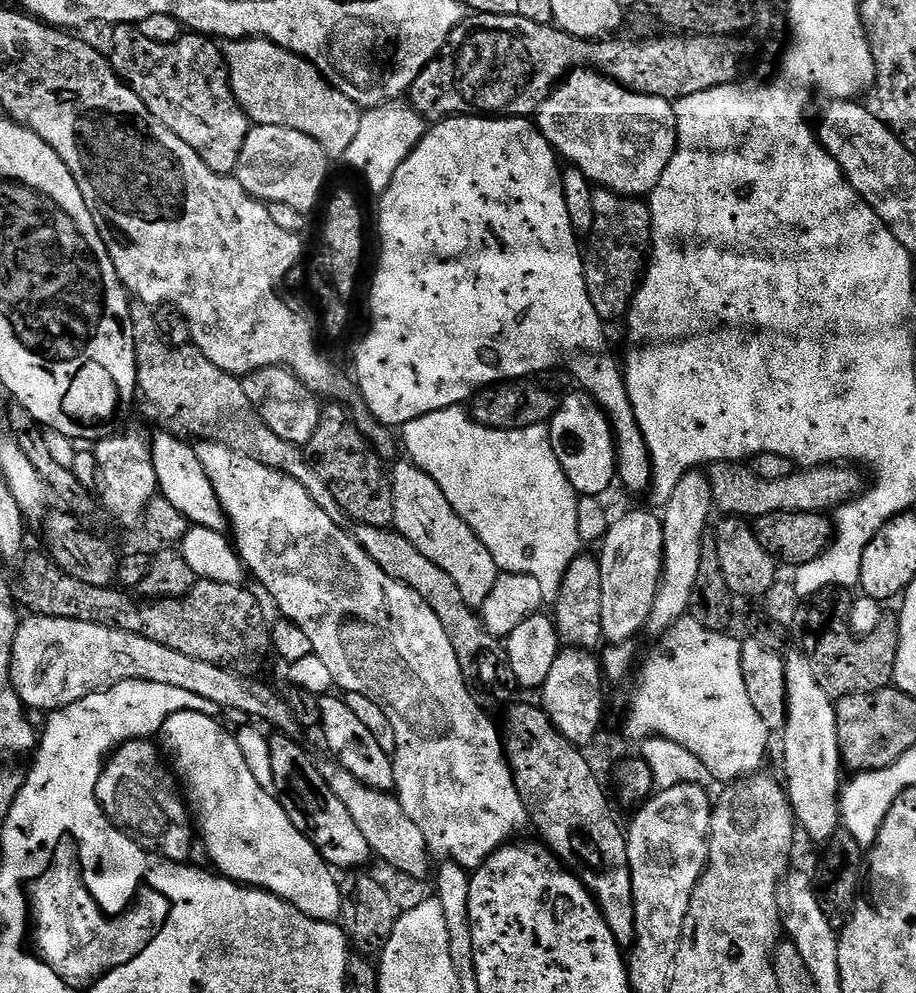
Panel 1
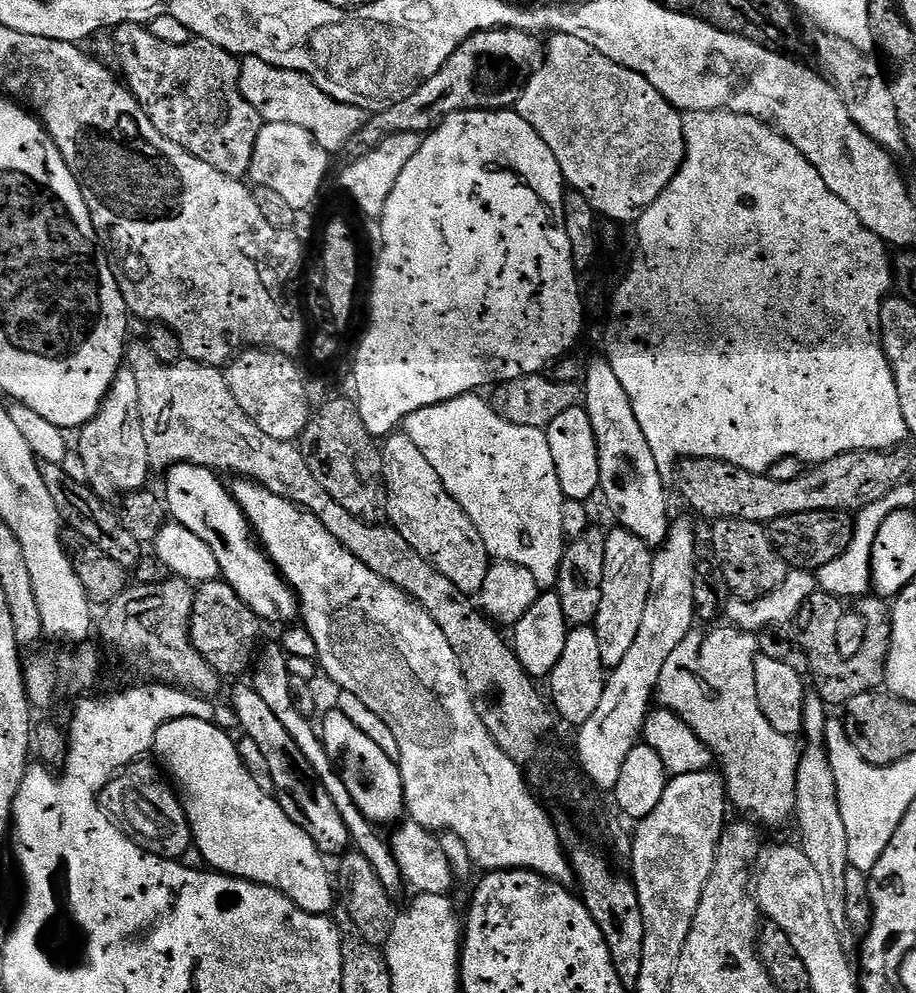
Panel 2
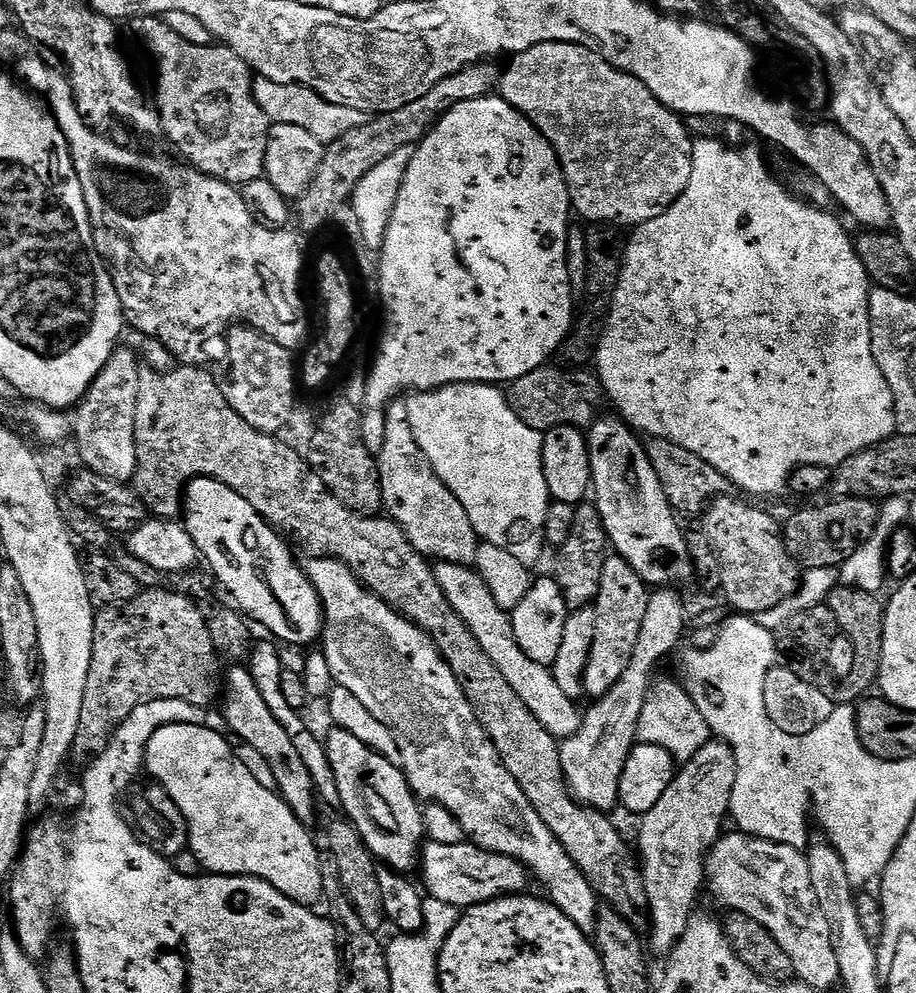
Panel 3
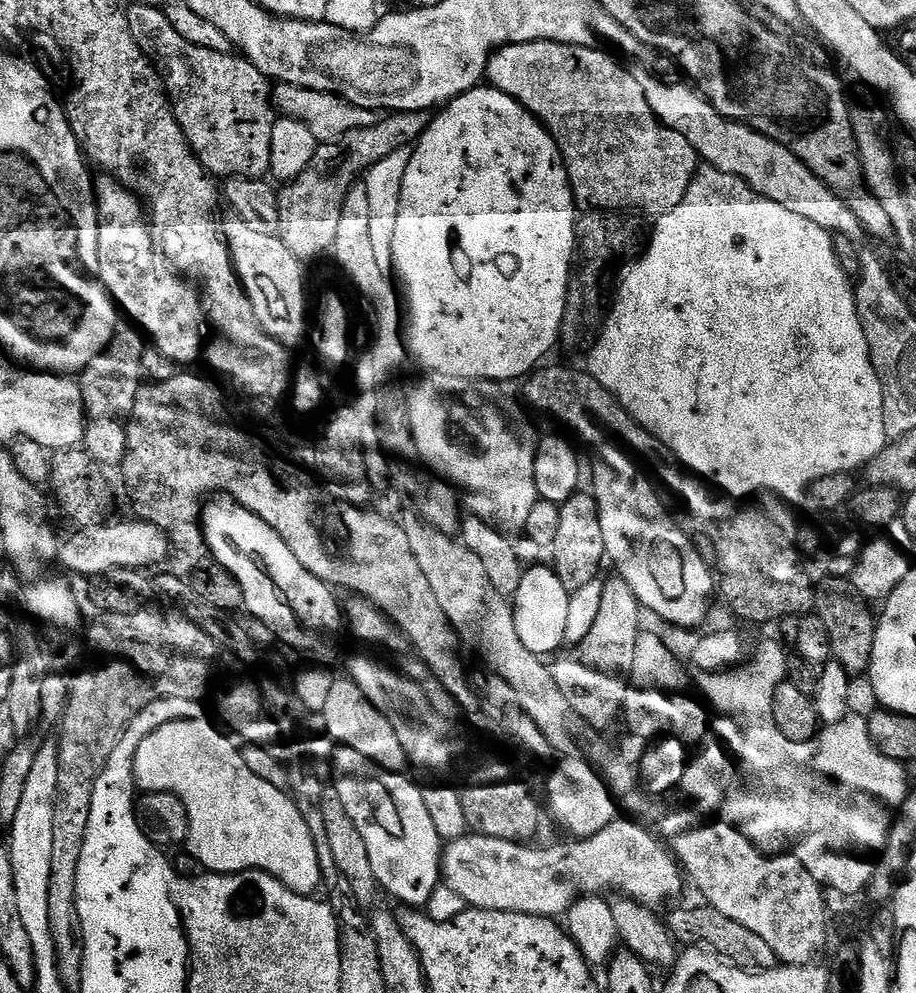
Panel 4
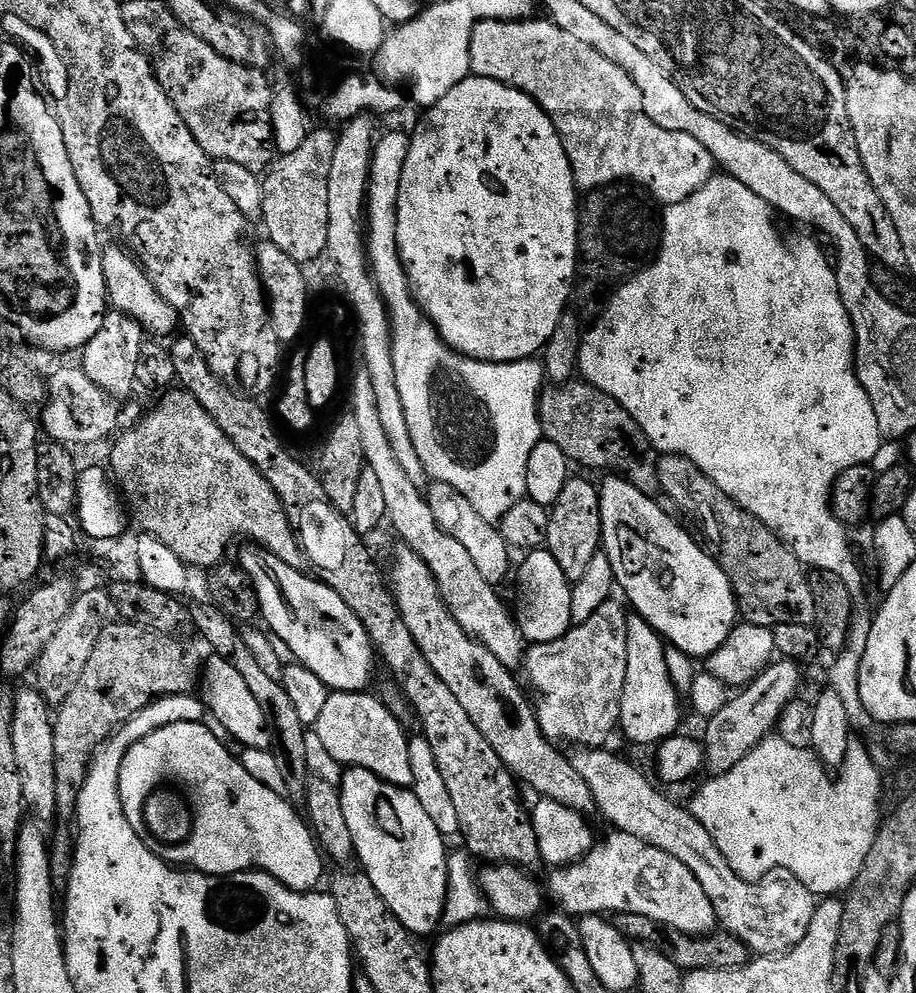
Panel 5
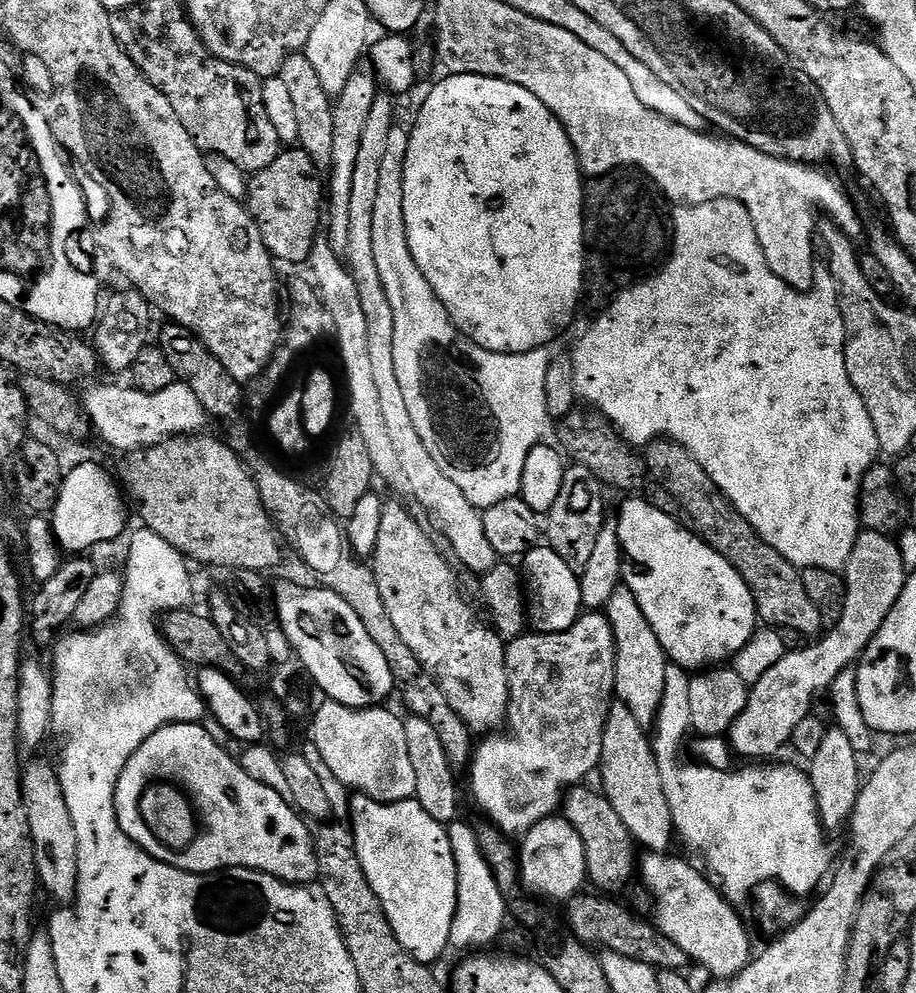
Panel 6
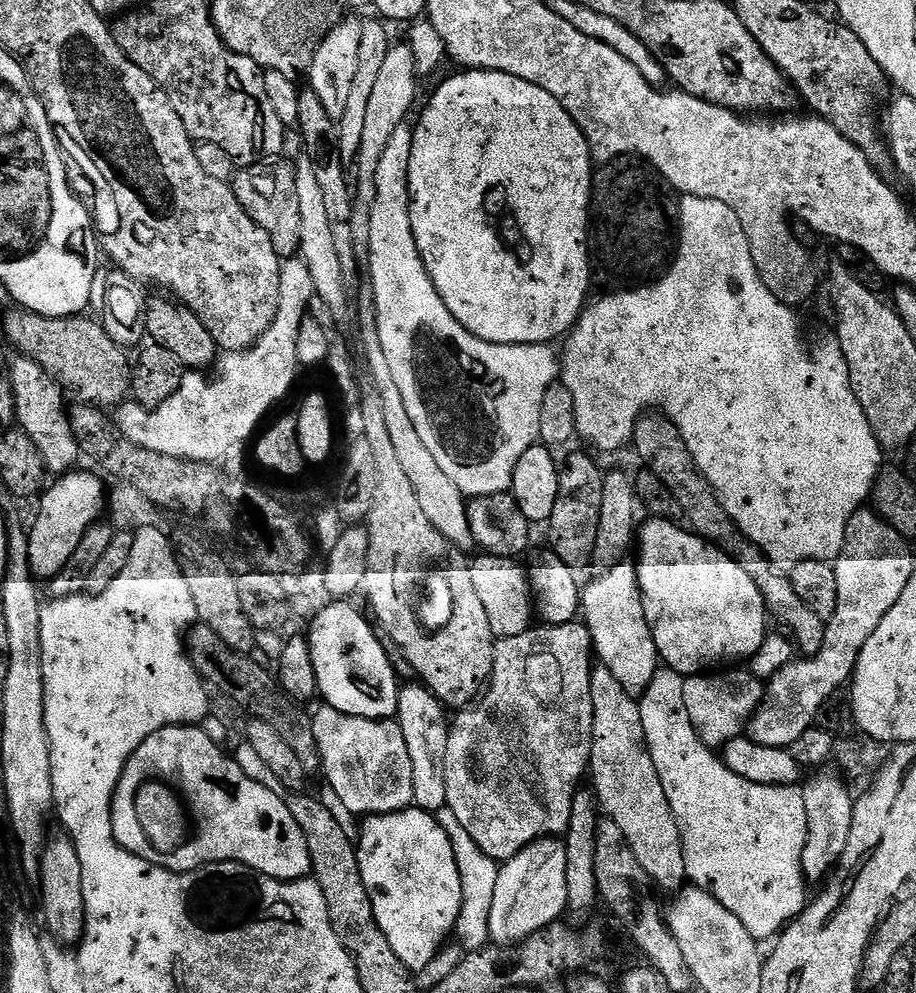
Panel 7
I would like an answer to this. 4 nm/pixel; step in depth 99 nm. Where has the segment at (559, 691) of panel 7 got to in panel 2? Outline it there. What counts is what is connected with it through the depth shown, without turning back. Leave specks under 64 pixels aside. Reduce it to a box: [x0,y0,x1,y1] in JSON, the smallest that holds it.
[594,526,653,670]

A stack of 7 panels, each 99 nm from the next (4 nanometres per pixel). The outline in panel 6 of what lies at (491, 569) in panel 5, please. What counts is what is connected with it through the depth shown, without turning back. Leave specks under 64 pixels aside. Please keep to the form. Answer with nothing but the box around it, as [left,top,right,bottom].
[342,94,498,574]

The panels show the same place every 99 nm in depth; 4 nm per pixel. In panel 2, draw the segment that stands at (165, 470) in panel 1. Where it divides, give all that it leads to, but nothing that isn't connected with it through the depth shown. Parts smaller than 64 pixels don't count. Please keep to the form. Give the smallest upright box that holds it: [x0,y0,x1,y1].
[166,464,298,622]

